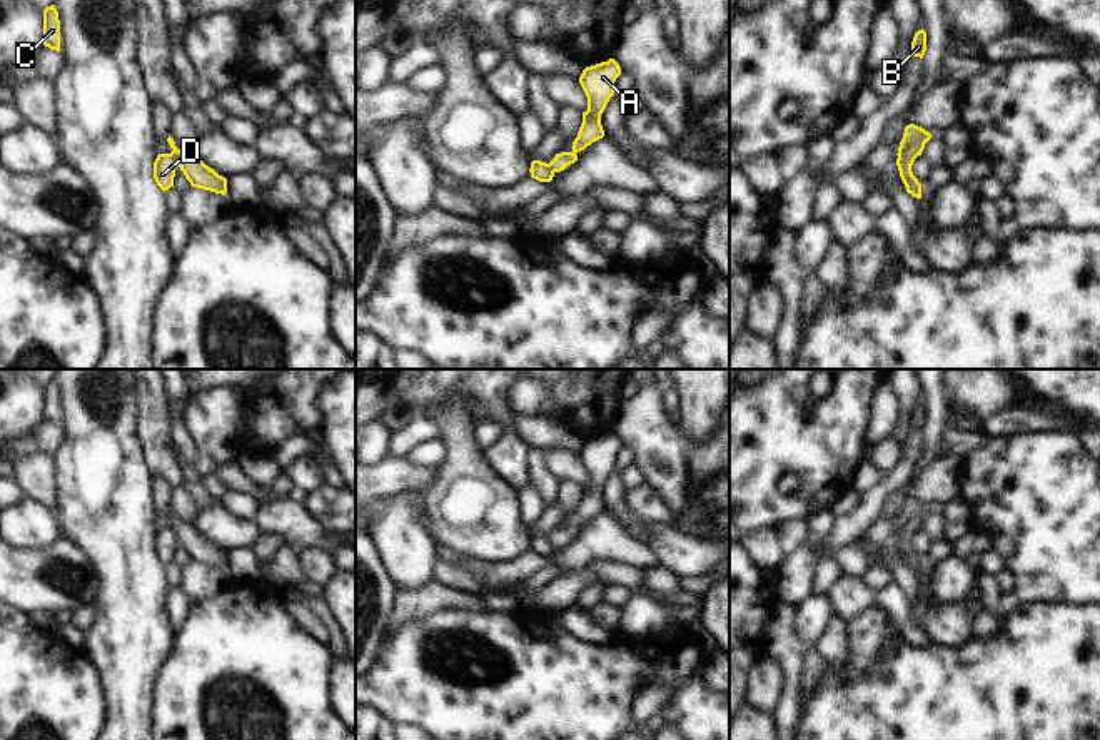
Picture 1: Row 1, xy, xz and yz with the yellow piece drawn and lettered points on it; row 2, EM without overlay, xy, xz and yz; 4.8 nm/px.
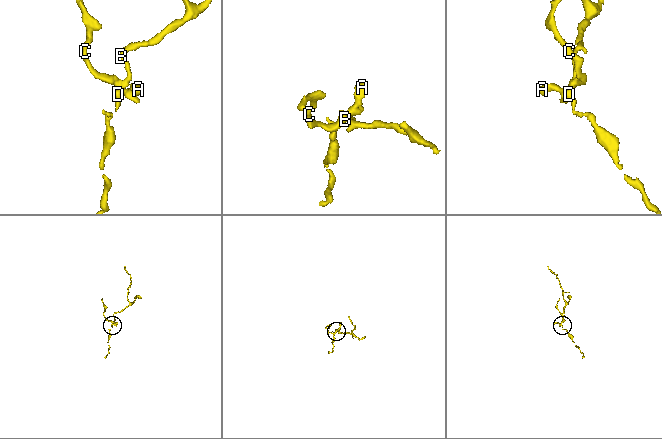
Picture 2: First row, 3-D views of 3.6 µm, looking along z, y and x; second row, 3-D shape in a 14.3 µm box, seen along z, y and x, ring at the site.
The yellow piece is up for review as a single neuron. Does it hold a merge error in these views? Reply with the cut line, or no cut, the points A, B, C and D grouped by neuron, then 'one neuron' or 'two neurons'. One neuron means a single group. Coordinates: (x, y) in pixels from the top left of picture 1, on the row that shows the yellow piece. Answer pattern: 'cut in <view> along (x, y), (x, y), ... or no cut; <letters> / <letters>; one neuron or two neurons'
cut in yz along (925, 142), (910, 142), (898, 157); A C / B D; two neurons

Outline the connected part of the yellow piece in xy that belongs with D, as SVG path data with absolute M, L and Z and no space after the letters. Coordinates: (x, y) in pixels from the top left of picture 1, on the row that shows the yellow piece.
M159 154L154 162L154 179L157 185L165 192L174 187L177 159L170 154Z

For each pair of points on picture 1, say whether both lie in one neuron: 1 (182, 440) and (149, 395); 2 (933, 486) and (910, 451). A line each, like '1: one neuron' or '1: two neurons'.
1: two neurons
2: two neurons

